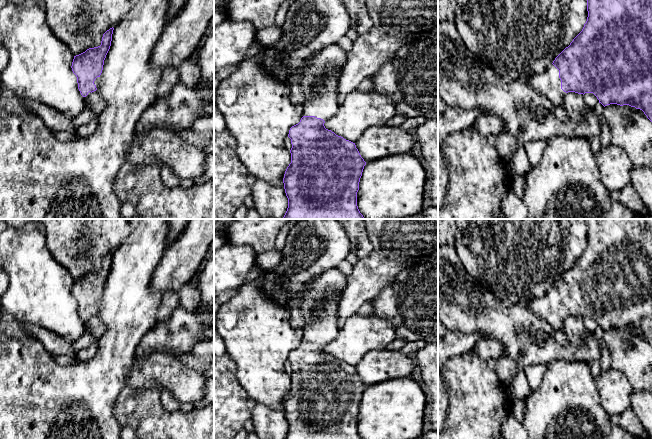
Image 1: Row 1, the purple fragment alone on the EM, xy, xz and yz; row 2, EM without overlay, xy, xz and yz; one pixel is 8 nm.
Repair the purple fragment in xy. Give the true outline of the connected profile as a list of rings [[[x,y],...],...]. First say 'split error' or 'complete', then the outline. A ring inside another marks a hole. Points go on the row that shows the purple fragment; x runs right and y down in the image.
split error | [[[112,27],[103,34],[100,46],[89,48],[74,56],[71,68],[77,77],[78,89],[83,97],[98,88],[104,60],[111,46],[113,30]]]

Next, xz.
split error | [[[329,65],[320,82],[313,87],[312,97],[303,102],[300,122],[289,130],[291,163],[283,178],[288,208],[282,219],[365,219],[357,206],[357,192],[366,162],[355,143],[324,126],[338,112],[339,78],[340,72]]]

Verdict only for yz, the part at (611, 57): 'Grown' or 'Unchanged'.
Grown

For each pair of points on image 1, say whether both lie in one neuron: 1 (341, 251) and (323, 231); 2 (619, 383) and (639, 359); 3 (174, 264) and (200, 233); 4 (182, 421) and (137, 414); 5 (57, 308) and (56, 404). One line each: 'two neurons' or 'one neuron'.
1: one neuron
2: two neurons
3: one neuron
4: one neuron
5: two neurons

